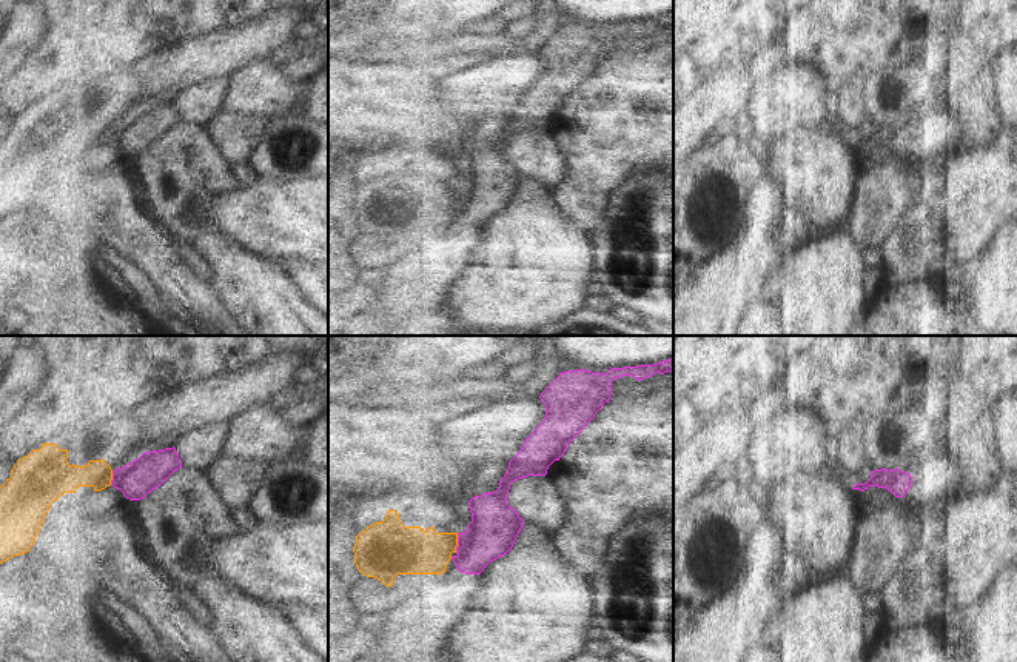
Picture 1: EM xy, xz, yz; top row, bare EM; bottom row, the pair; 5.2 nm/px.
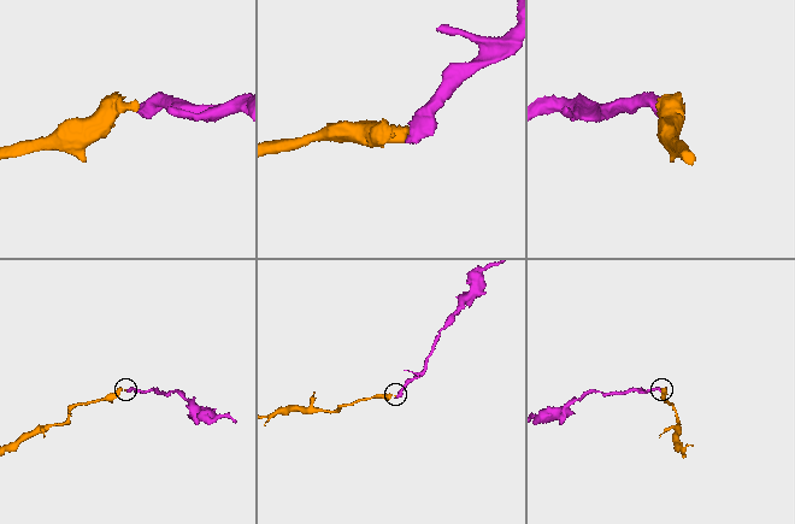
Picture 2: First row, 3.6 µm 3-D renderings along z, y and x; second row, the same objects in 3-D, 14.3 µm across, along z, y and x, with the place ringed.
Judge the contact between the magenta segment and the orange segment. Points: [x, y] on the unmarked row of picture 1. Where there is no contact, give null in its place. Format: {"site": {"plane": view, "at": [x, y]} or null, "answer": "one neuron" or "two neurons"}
{"site": {"plane": "xz", "at": [458, 197]}, "answer": "two neurons"}

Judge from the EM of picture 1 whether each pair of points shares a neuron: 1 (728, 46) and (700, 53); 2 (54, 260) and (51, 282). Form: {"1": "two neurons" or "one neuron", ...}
{"1": "one neuron", "2": "one neuron"}

